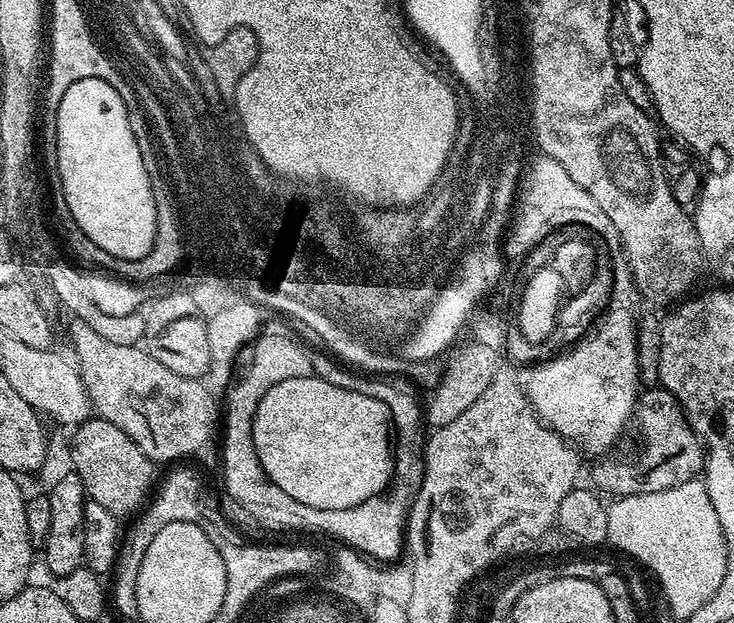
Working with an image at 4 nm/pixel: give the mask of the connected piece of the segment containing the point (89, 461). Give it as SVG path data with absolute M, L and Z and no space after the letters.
M89 418L75 425L73 432L76 433L72 436L71 467L82 482L85 497L98 502L98 506L110 510L117 518L131 517L149 499L158 480L157 465L140 449L138 442L118 430L114 422Z

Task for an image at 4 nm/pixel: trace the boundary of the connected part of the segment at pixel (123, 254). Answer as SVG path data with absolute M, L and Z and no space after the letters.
M96 79L83 81L77 88L72 88L72 93L65 97L65 106L62 114L58 114L58 158L64 164L64 185L59 187L63 192L66 202L70 206L70 214L74 222L78 222L80 231L89 245L97 244L104 251L103 255L117 260L141 260L149 250L148 240L153 240L152 233L152 209L150 207L150 197L148 197L148 175L146 166L138 163L136 156L136 144L130 143L128 128L120 128L120 104L110 104L110 90L104 88L103 82Z

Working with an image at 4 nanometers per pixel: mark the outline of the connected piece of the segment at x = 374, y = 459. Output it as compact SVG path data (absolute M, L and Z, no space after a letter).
M317 376L286 378L278 386L270 386L258 402L258 410L250 423L250 448L262 470L278 490L286 490L290 498L318 510L350 510L366 498L381 495L392 479L394 448L390 443L388 408L378 398L342 390Z

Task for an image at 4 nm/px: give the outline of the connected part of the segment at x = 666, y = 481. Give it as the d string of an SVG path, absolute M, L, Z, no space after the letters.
M663 386L649 387L641 391L636 401L634 428L635 424L636 432L640 435L640 449L637 450L636 456L620 456L617 460L600 458L593 463L596 465L592 468L590 484L597 493L608 498L654 494L658 490L670 490L674 486L682 486L682 482L695 480L703 473L705 453L703 445L693 434L691 426L688 425L688 419L684 417L684 409L677 402L673 392L668 392Z

